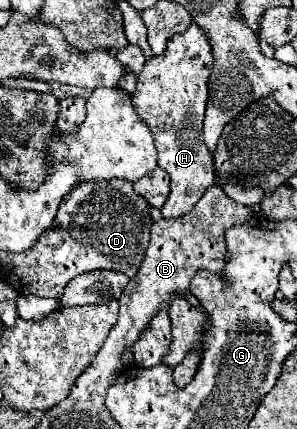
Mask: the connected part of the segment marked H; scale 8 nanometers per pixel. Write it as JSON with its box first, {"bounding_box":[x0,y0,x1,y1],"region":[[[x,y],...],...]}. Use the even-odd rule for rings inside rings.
{"bounding_box":[131,23,215,219],"region":[[[191,23],[185,33],[173,35],[167,41],[163,55],[147,59],[139,73],[137,91],[131,97],[137,115],[147,123],[157,147],[157,165],[171,177],[171,193],[161,207],[163,217],[177,219],[191,211],[199,195],[215,183],[213,157],[203,147],[203,115],[209,97],[207,81],[213,71],[213,49],[207,35],[197,23]]]}

